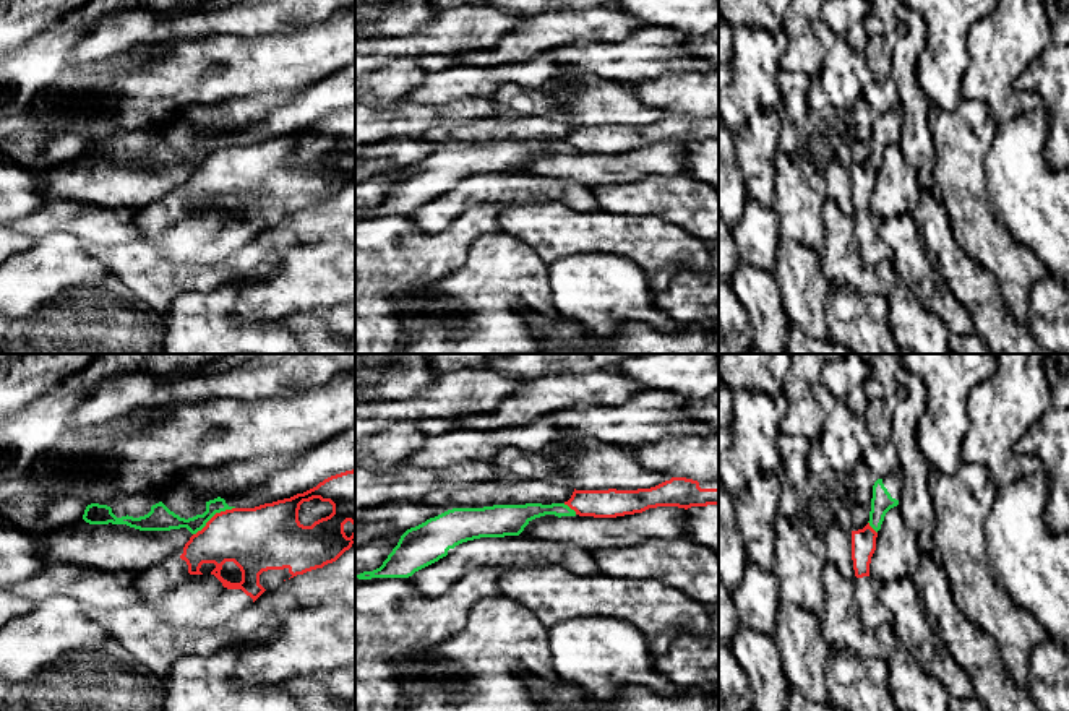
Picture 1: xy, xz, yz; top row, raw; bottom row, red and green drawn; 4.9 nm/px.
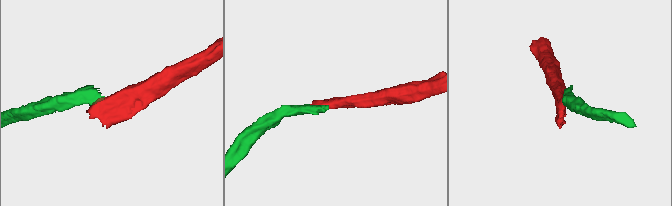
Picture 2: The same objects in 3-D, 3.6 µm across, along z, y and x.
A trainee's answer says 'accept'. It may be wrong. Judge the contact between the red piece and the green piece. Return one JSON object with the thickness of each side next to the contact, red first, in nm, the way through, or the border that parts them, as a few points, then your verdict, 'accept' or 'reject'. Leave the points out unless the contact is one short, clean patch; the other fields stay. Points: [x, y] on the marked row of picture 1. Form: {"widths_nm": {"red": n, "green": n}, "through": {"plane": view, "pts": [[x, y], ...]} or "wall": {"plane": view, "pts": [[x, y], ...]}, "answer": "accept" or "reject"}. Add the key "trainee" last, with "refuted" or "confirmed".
{"widths_nm": {"red": 320, "green": 110}, "wall": {"plane": "xy", "pts": [[234, 507], [218, 512], [193, 534]]}, "answer": "reject", "trainee": "refuted"}

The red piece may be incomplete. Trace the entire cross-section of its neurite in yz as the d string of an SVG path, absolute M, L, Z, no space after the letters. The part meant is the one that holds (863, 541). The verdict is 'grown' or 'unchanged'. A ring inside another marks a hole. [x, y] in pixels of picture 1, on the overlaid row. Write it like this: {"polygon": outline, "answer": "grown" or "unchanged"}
{"polygon": "M869 523L852 531L852 560L855 570L853 599L860 609L860 620L865 630L876 631L881 625L891 623L892 615L879 599L879 583L869 575L871 557L876 550L878 532Z", "answer": "grown"}

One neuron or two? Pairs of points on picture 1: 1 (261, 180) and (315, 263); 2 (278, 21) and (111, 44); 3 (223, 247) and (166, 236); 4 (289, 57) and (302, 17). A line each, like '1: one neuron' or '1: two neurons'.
1: two neurons
2: one neuron
3: one neuron
4: two neurons

